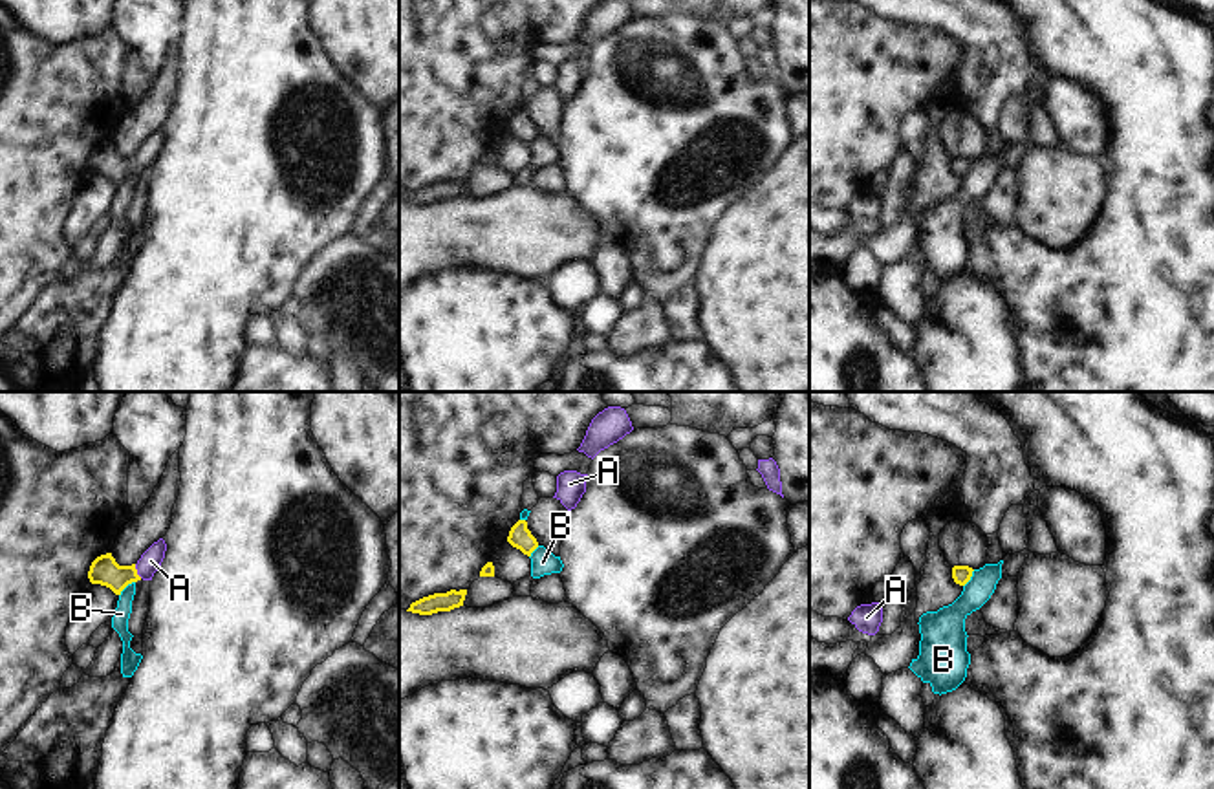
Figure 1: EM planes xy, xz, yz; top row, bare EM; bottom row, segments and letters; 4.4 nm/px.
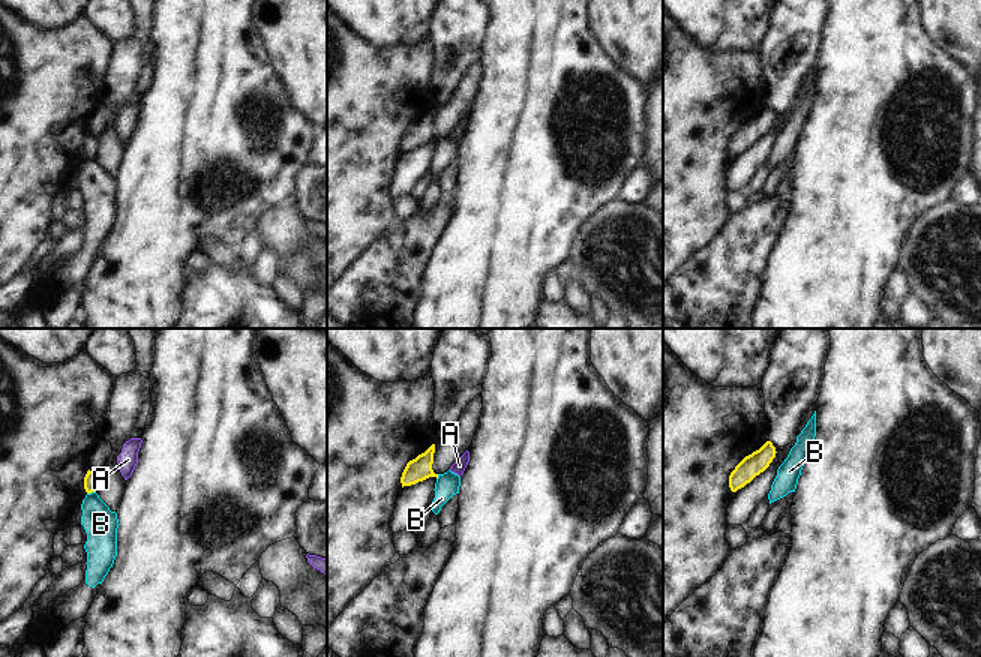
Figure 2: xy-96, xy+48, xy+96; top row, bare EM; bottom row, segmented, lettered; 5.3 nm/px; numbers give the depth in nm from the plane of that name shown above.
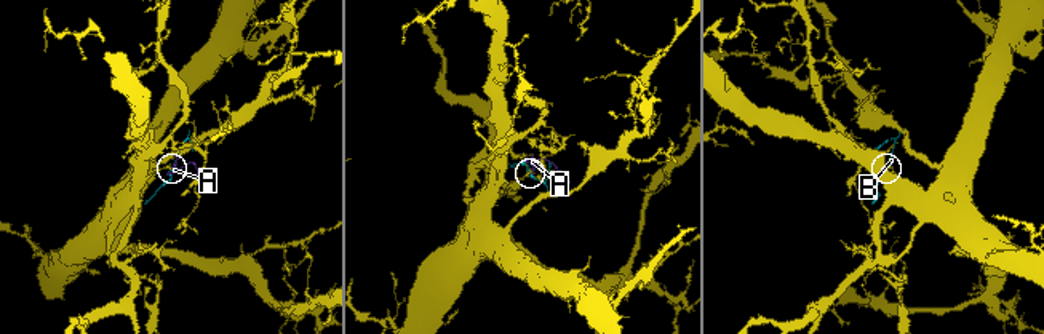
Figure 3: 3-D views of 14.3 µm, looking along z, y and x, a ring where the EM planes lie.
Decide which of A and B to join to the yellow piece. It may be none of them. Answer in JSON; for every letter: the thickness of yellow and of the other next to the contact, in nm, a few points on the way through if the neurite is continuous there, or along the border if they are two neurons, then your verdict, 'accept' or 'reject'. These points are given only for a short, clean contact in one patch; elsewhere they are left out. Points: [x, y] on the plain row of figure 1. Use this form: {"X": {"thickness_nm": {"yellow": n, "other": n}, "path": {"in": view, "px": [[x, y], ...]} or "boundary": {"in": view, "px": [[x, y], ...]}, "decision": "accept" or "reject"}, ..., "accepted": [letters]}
{"A": {"thickness_nm": {"yellow": 120, "other": 90}, "path": {"in": "xy", "px": [[105, 160], [136, 162], [151, 151]]}, "decision": "accept"}, "B": {"thickness_nm": {"yellow": 120, "other": 80}, "boundary": {"in": "xy", "px": [[134, 171], [119, 185]]}, "decision": "reject"}, "accepted": ["A"]}

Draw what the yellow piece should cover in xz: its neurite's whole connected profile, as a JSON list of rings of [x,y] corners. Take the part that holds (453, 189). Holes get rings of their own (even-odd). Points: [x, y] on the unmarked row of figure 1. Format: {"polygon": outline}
{"polygon": [[[450,179],[447,183],[434,183],[412,192],[406,201],[419,203],[419,205],[450,201],[454,198],[463,196],[465,185],[467,185],[467,179],[460,179],[460,181]]]}

